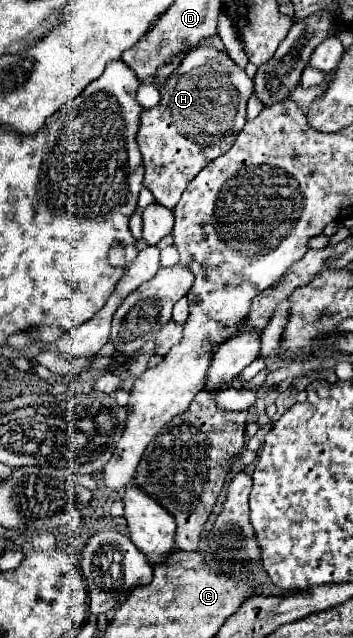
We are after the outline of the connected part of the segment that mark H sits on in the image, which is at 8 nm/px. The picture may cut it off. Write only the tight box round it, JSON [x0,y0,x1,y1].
[138,46,254,208]

